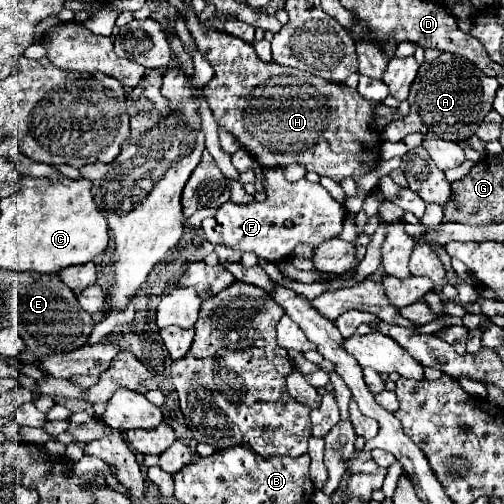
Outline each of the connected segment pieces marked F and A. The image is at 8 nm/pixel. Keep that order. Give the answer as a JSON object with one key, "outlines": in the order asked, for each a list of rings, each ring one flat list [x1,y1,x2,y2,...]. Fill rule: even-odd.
{"outlines":[[[264,168,262,173,265,177,266,200,252,204,222,204,214,216,202,220,202,230,208,242,214,246,224,244,240,252,252,250,258,254,258,258,278,262,286,260,296,244,310,244,314,250,318,244,332,240,342,232,346,210,320,184,312,184,304,178,298,182,288,182,282,168],[286,220,292,220,294,226,286,228]],[[442,52,438,60,422,64,418,76,410,88,410,112,406,118,386,126,386,140,400,142,404,136,422,132,424,136,438,136,442,140,466,140,482,124,484,116,492,110,492,102,498,90,498,80,486,76,474,68,470,60,462,60,450,52]]]}

